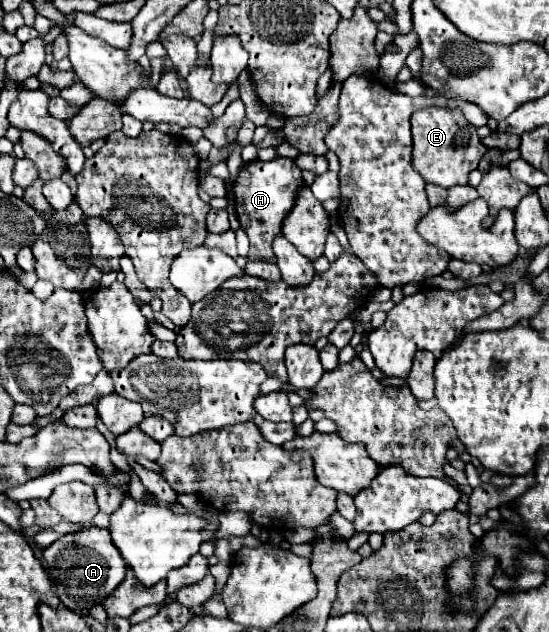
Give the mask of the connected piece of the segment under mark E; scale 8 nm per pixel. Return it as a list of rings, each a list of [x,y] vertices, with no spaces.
[[[425,108],[411,116],[413,128],[413,154],[411,164],[429,184],[441,188],[451,188],[457,184],[469,184],[469,172],[477,170],[479,160],[485,156],[487,148],[477,136],[477,128],[471,126],[463,114],[445,108]]]

